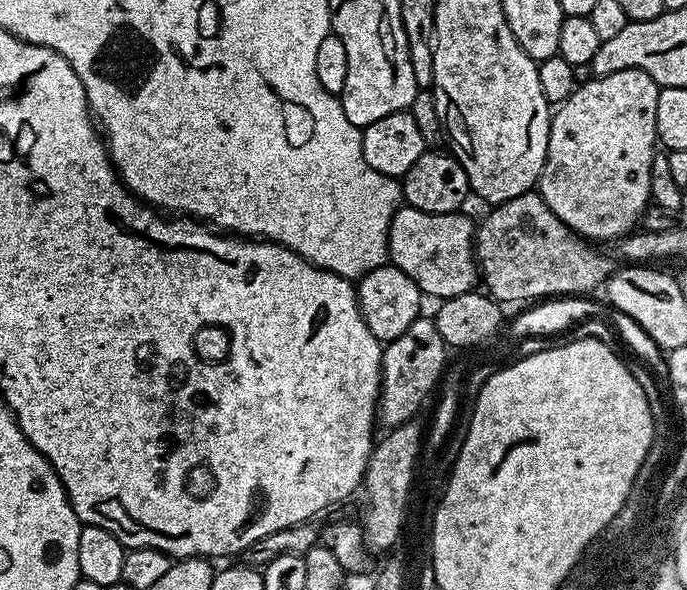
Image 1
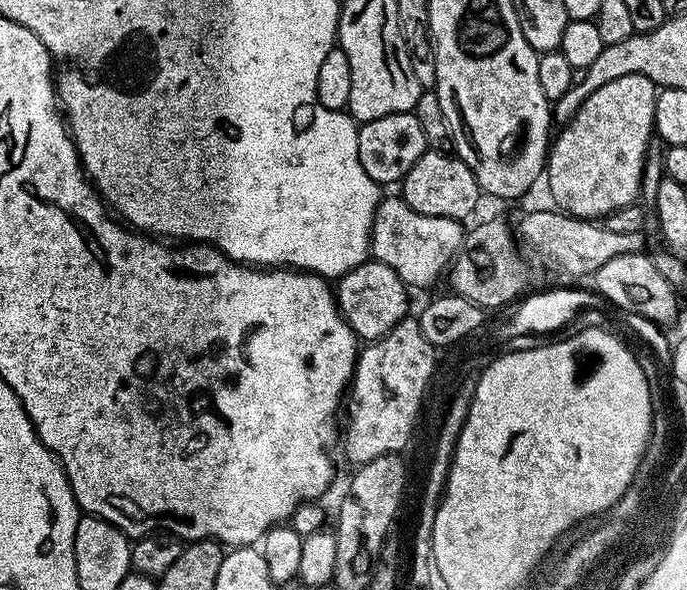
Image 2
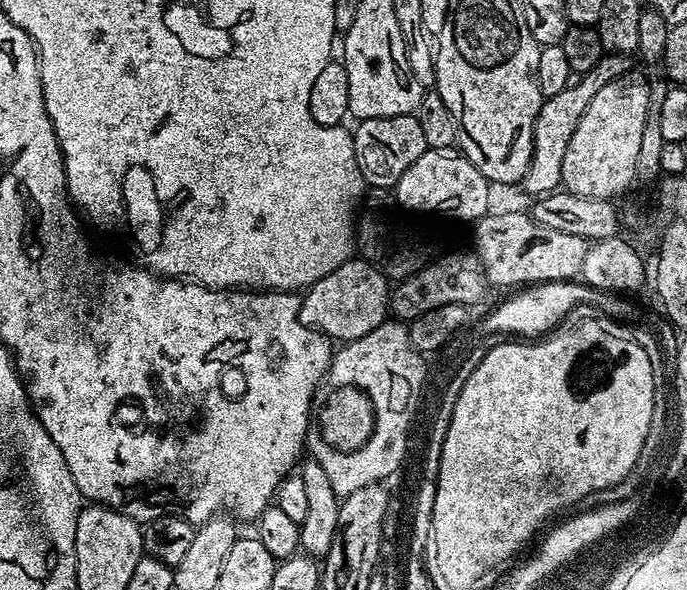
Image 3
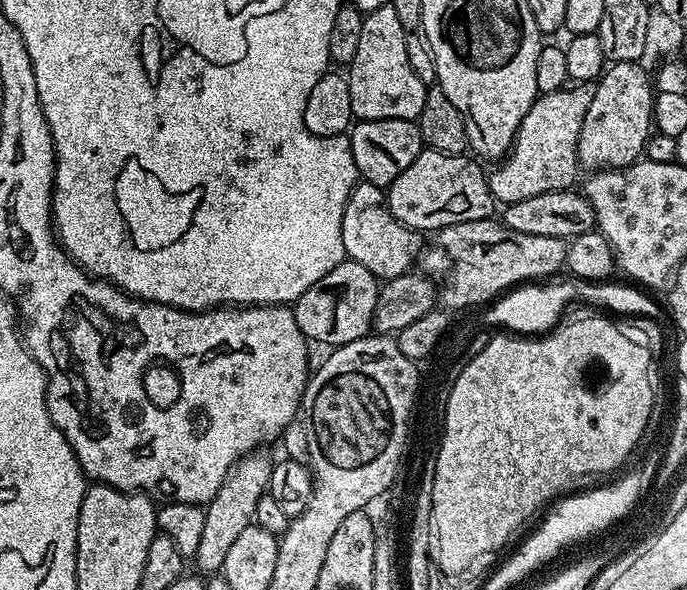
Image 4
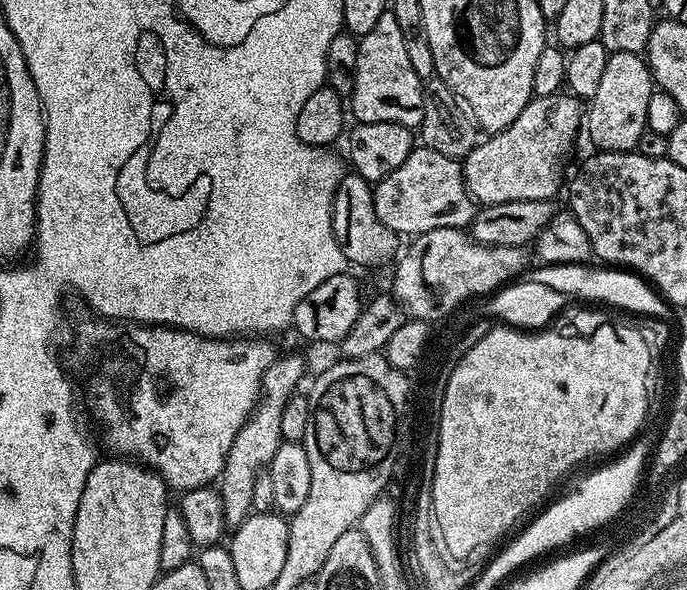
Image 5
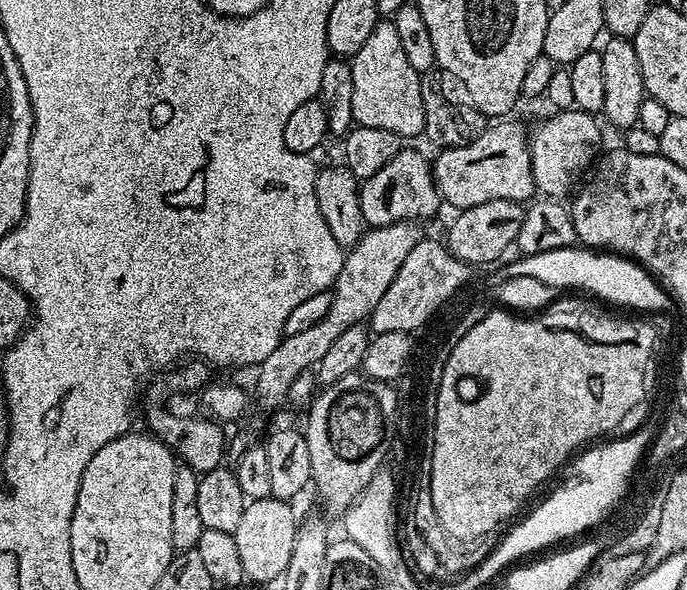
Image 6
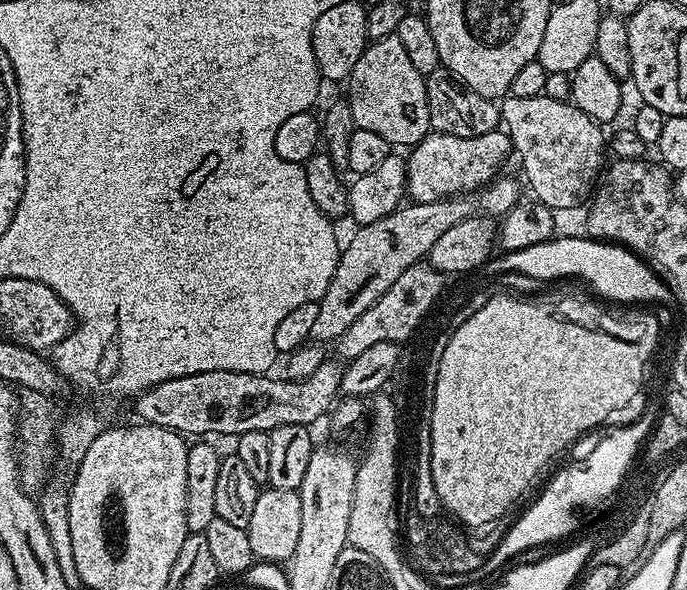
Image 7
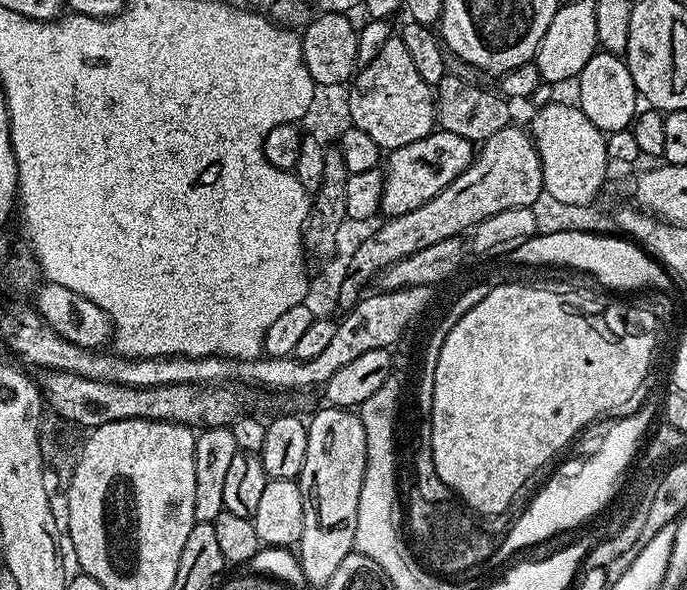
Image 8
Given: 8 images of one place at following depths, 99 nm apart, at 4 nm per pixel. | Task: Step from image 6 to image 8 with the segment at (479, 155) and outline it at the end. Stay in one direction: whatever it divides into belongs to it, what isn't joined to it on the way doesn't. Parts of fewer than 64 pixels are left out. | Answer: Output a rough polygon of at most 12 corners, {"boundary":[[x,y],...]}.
{"boundary":[[433,130],[391,149],[380,212],[410,214],[472,165],[473,141]]}

